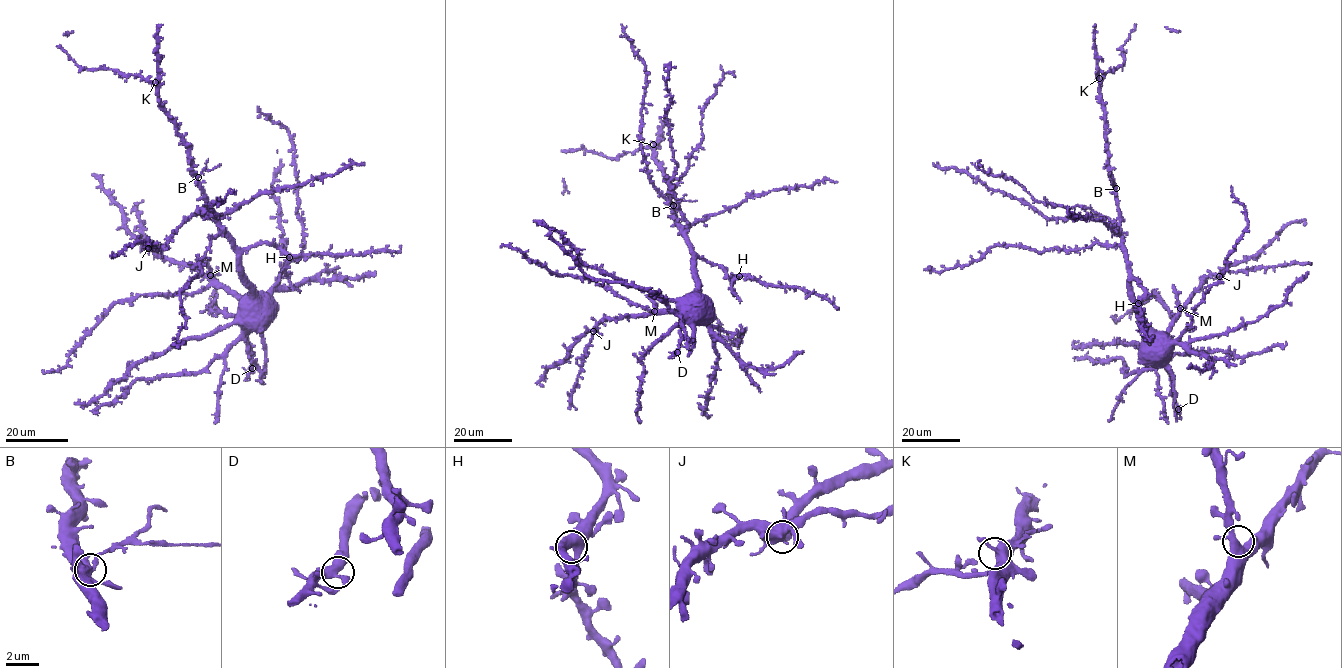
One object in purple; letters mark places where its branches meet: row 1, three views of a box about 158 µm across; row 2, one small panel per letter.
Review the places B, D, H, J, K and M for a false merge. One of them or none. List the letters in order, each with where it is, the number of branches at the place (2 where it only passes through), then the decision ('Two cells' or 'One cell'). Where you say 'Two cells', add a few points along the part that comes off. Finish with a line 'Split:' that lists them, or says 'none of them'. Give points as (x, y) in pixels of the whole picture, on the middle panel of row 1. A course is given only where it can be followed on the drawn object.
B: Place: (673, 205). Branches: 3. Two cells. Course of the part to remove: (673, 205), (680, 201), (697, 201)
D: Place: (677, 352). Branches: 3. One cell
H: Place: (739, 276). Branches: 3. One cell
J: Place: (593, 331). Branches: 3. One cell
K: Place: (653, 144). Branches: 3. One cell
M: Place: (654, 311). Branches: 3. One cell
Split: B

